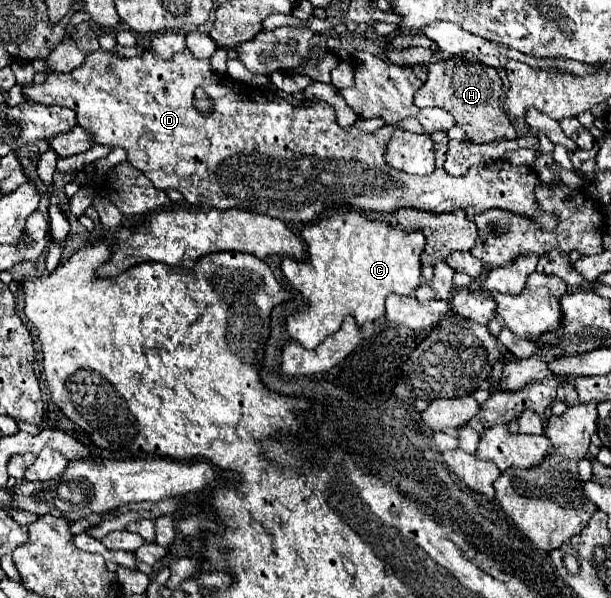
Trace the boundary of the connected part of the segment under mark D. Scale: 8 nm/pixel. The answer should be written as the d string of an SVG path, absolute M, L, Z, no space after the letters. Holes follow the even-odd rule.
M147 49L139 57L119 57L105 51L95 51L85 57L83 65L69 73L49 73L41 85L23 87L23 97L41 105L63 105L77 113L77 125L93 135L95 145L107 145L111 149L121 147L127 151L127 161L139 169L155 187L177 189L187 203L199 207L209 205L213 209L243 209L263 215L277 217L281 221L307 223L319 215L331 211L375 211L391 213L399 207L415 207L425 211L453 211L473 207L477 213L489 209L505 209L515 215L523 215L537 223L541 231L553 231L559 223L555 213L545 213L535 199L537 173L533 167L513 165L505 161L479 163L469 167L461 177L451 177L445 169L447 133L435 131L435 171L425 177L403 175L401 171L389 169L383 163L383 151L387 139L391 139L395 127L385 125L375 133L363 133L357 127L341 129L335 123L335 111L325 101L309 101L305 105L293 105L287 99L269 99L257 87L241 85L229 77L219 77L209 59L197 59L189 49L175 53L165 61L153 49ZM201 87L209 93L215 103L215 111L203 117L195 107L195 89Z

